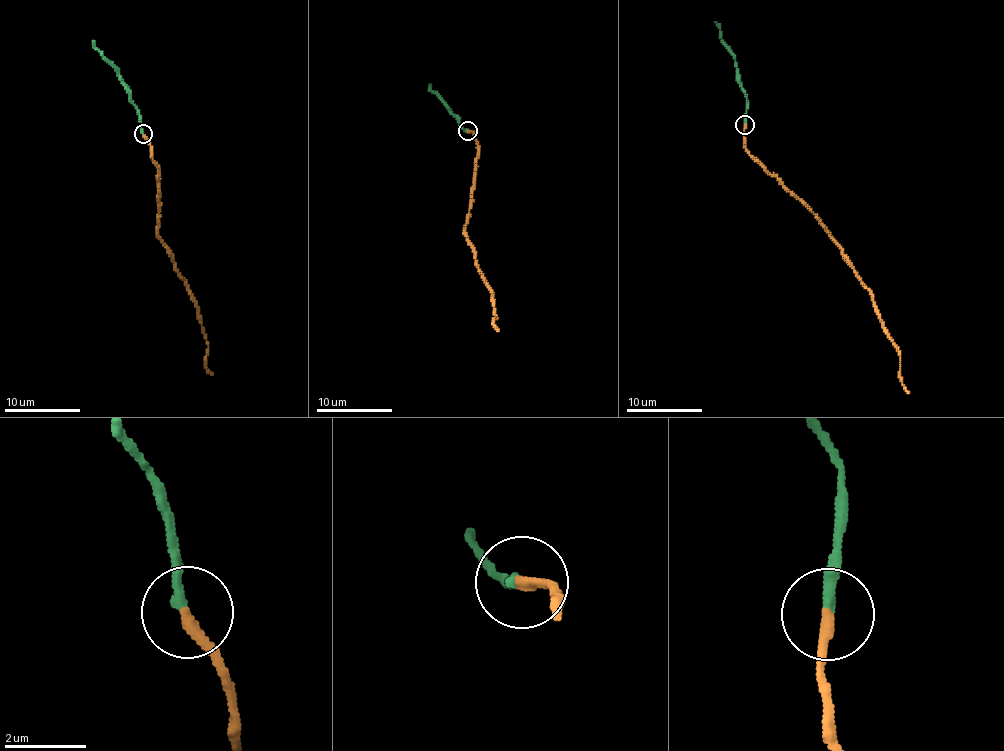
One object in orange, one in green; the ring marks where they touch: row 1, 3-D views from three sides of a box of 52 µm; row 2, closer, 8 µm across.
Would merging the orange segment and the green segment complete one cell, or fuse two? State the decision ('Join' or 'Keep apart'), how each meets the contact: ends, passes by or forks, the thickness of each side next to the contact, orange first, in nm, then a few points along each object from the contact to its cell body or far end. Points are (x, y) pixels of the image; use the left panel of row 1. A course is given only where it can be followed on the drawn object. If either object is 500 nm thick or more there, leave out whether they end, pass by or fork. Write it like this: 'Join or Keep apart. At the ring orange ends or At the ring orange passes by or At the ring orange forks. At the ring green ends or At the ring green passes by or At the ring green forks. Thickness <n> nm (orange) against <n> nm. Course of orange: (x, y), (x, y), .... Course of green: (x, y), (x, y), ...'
Join. At the ring orange ends. At the ring green ends. Thickness 280 nm (orange) against 260 nm. Course of orange: (143, 133), (156, 162), (158, 239), (186, 285), (212, 374). Course of green: (143, 133), (137, 106), (131, 99), (119, 68), (102, 55), (92, 41)

